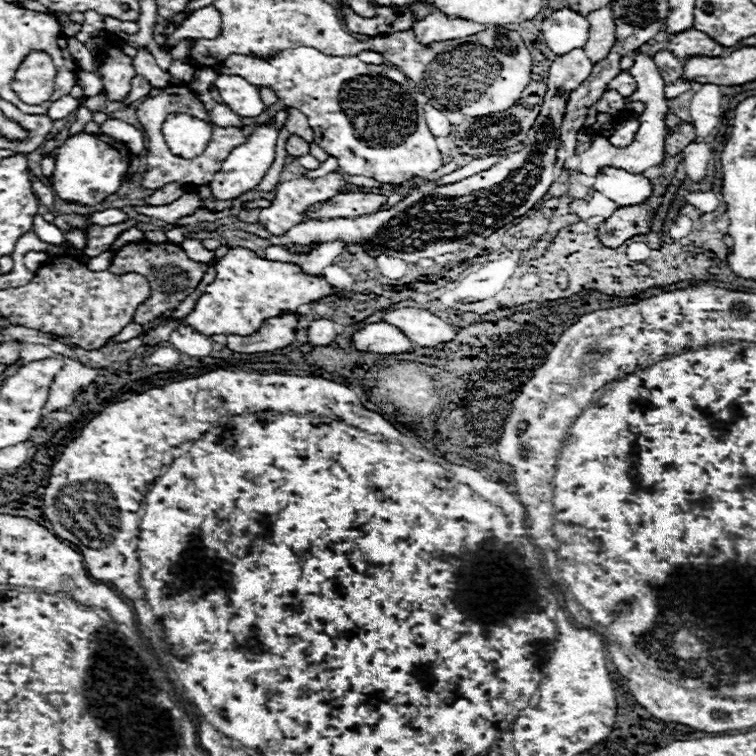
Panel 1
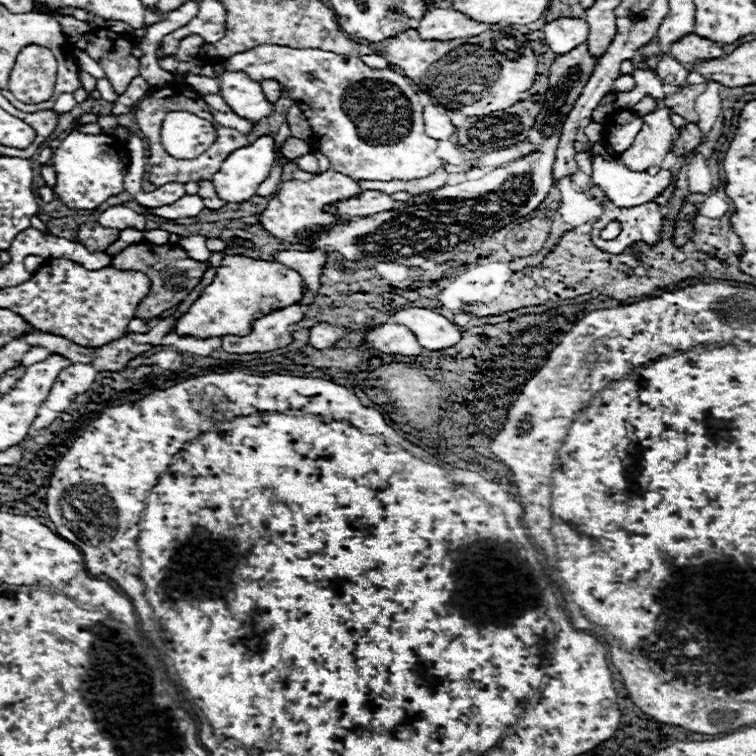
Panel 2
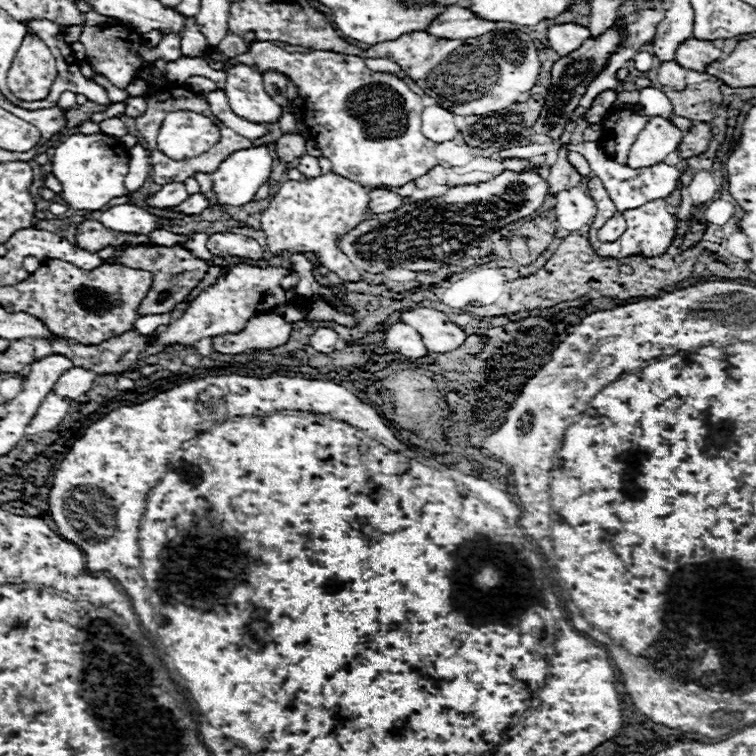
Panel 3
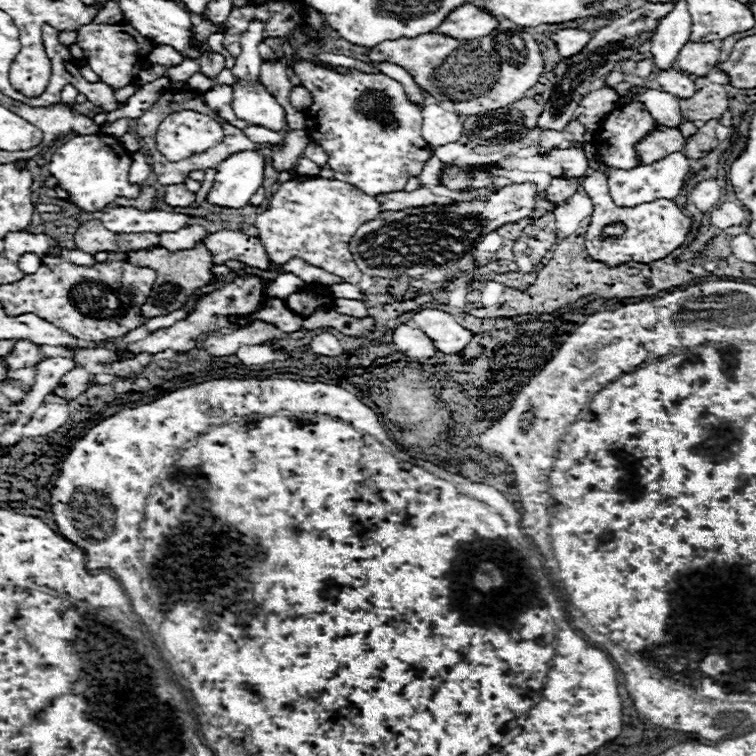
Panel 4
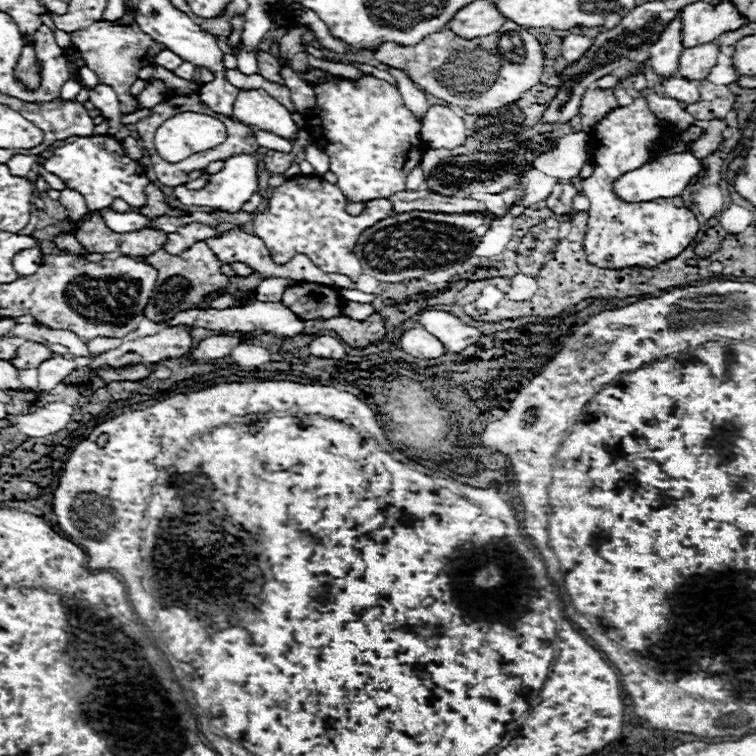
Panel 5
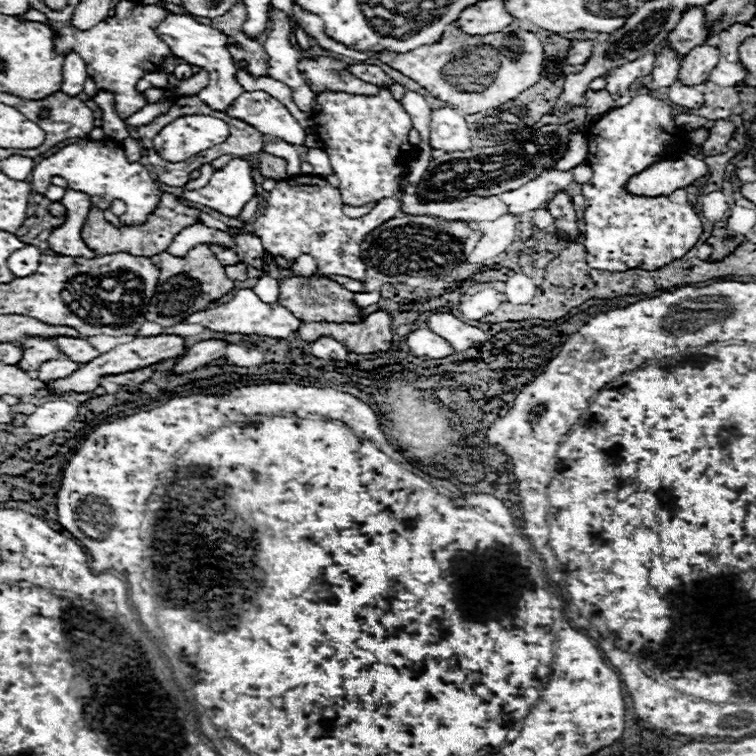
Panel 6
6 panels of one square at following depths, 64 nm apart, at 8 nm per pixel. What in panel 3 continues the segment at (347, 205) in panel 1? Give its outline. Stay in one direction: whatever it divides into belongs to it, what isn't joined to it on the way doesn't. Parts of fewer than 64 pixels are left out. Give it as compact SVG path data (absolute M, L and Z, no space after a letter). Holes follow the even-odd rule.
M370 190L368 196L370 196L368 208L370 208L370 212L374 212L374 214L390 212L390 210L394 210L394 208L400 208L404 202L408 202L408 200L400 198L398 194L386 192L386 190Z

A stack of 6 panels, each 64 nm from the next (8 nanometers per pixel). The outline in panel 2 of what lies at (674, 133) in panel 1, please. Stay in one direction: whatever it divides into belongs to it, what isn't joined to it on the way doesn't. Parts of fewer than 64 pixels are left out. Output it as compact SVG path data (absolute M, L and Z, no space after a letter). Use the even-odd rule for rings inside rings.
M686 124L684 128L680 128L680 134L678 134L678 138L674 140L674 144L672 144L672 154L684 156L684 154L688 154L690 150L698 148L698 144L702 142L702 134L700 134L698 130L700 130L700 128L698 128L696 124Z

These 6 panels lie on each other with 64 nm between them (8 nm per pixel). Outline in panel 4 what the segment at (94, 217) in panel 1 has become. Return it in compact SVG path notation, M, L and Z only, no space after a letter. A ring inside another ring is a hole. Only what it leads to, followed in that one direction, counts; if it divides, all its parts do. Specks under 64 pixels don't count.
M118 206L102 216L102 224L112 232L176 232L190 216L168 212L144 212L138 208Z

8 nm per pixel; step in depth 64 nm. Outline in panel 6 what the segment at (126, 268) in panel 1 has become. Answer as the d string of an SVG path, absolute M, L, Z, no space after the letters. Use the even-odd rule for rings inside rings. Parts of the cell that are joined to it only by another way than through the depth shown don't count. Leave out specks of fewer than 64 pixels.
M206 244L194 246L182 258L172 256L168 252L160 252L160 254L150 256L150 260L160 270L160 278L158 278L156 294L146 312L146 320L158 322L164 328L174 326L186 314L206 310L210 302L222 298L226 292L234 288L234 282L226 276L224 266L218 262L218 258L212 254L212 250Z

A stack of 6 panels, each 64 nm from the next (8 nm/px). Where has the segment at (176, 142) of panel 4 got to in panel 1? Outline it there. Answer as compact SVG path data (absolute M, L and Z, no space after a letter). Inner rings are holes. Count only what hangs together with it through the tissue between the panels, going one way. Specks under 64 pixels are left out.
M170 114L162 124L164 140L172 154L200 154L208 146L212 130L206 122L190 114Z

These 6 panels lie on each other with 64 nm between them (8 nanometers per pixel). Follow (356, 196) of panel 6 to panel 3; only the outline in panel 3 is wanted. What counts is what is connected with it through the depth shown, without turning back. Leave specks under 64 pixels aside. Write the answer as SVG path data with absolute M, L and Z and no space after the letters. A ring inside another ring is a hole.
M258 42L248 52L228 62L232 66L256 66L260 74L274 70L290 78L298 88L298 96L304 98L300 112L304 114L314 142L332 162L332 172L348 180L370 188L380 184L404 186L428 174L438 164L434 156L436 142L428 140L420 130L424 110L422 98L414 94L402 78L368 70L360 56L326 50L286 52L272 42ZM350 112L356 112L360 118ZM362 120L370 120L370 134Z

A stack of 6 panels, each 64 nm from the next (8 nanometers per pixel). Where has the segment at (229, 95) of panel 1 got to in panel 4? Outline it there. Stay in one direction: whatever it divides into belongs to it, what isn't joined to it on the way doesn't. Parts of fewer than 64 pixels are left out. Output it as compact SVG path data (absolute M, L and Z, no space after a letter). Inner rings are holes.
M252 22L248 26L248 30L244 32L240 44L242 44L242 54L236 56L236 64L232 68L232 74L234 74L234 84L232 84L232 108L234 108L234 114L240 118L240 120L246 120L250 124L260 124L264 128L272 128L274 132L288 132L290 128L286 126L286 120L284 120L284 108L274 100L274 96L260 84L260 66L262 66L262 60L260 60L260 54L258 54L258 44L262 42L262 24L260 22Z

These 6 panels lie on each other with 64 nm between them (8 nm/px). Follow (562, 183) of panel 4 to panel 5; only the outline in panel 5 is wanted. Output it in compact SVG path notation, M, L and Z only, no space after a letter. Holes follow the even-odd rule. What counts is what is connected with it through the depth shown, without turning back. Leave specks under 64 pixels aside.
M556 184L552 194L546 200L546 206L554 212L554 214L570 214L570 206L572 206L572 198L578 194L578 190L574 188L574 184Z

